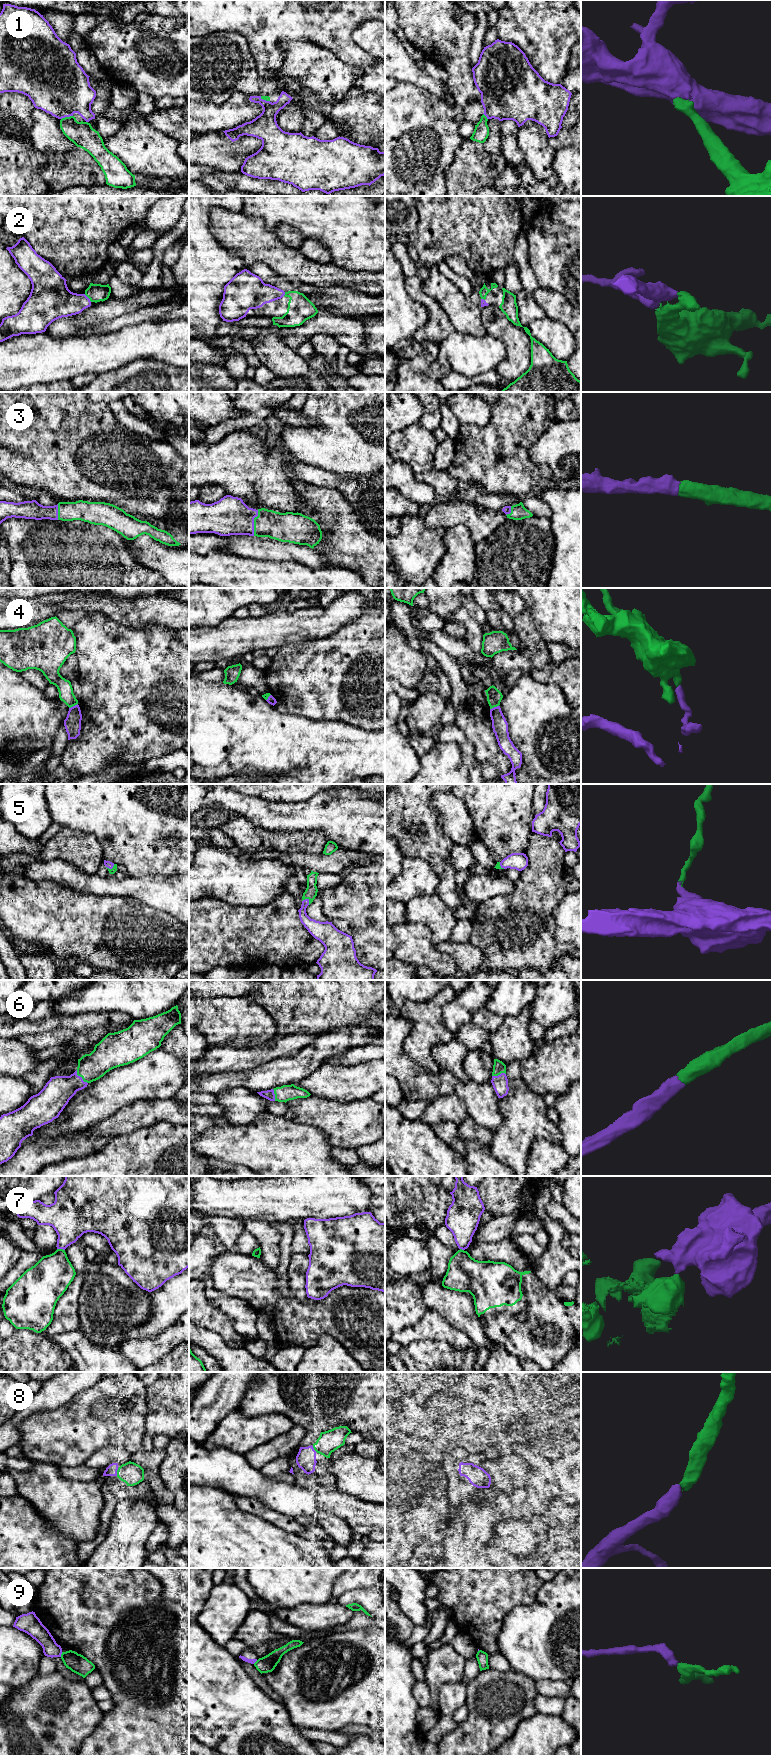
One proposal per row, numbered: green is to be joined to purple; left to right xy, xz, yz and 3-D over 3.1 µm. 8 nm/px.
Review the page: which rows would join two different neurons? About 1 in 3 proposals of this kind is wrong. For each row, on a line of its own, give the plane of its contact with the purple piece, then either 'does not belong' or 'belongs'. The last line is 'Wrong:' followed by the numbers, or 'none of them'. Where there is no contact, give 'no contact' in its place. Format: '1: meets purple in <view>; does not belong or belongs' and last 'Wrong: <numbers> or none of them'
1: meets purple in xy; belongs
2: meets purple in xy; belongs
3: meets purple in xz; belongs
4: meets purple in xy; does not belong
5: meets purple in xz; belongs
6: meets purple in xy; belongs
7: meets purple in xy; does not belong
8: meets purple in xy; belongs
9: meets purple in xy; does not belong
Wrong: 4, 7, 9

